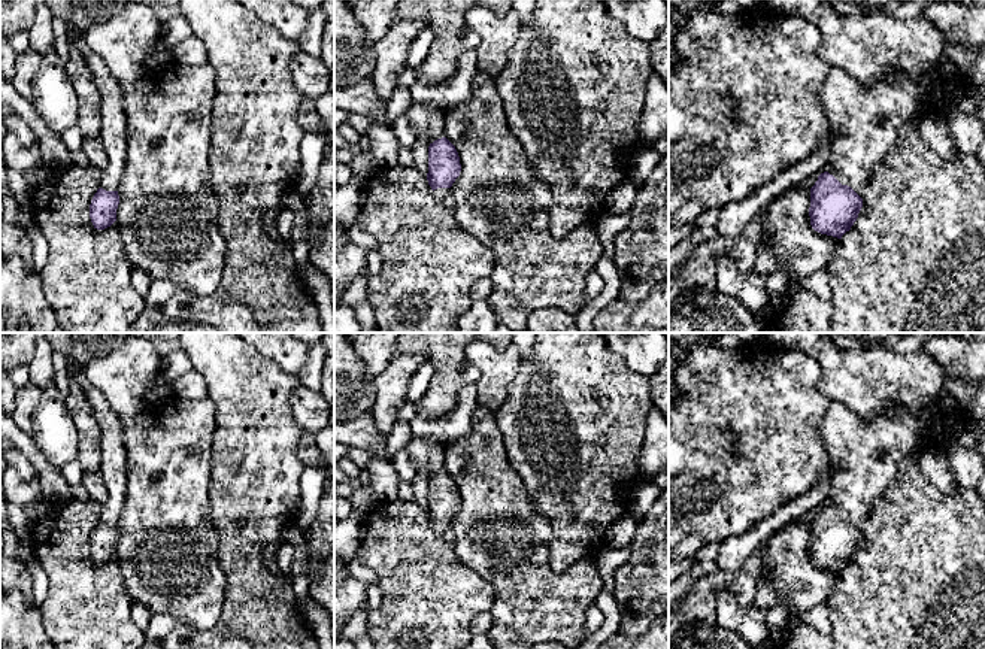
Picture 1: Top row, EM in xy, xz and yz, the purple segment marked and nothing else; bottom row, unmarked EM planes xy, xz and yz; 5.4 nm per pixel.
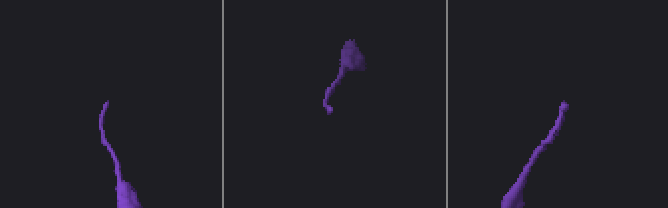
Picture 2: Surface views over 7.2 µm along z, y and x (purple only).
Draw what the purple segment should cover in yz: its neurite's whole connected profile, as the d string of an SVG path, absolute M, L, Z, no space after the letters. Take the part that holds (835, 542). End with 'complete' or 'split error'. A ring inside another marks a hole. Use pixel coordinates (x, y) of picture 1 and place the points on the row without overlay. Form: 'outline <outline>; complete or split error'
outline M830 403L821 433L830 455L831 494L810 522L809 551L815 565L842 573L851 564L863 542L876 497L895 476L900 461L919 443L921 430L922 424L906 412L892 416L882 413L863 421L848 406Z; split error

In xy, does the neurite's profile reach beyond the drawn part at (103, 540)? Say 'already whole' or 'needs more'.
needs more

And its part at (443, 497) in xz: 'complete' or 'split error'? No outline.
split error

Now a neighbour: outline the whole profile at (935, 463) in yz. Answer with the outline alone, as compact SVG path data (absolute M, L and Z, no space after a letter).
M936 448L924 449L919 455L919 467L933 485L948 494L957 494L958 482L943 451Z

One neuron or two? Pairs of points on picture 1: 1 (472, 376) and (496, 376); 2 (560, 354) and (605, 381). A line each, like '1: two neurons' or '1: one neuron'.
1: two neurons
2: one neuron

